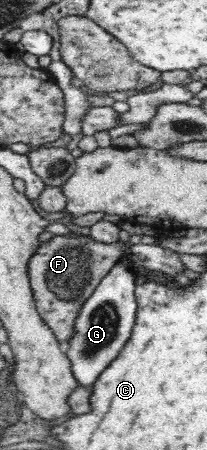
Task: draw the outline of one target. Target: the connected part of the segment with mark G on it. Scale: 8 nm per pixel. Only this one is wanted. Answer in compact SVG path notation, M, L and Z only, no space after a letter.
M128 259L119 260L103 277L95 292L83 303L75 321L75 333L63 347L70 359L70 369L79 385L93 385L130 338L136 320L136 281L137 274L132 271Z

